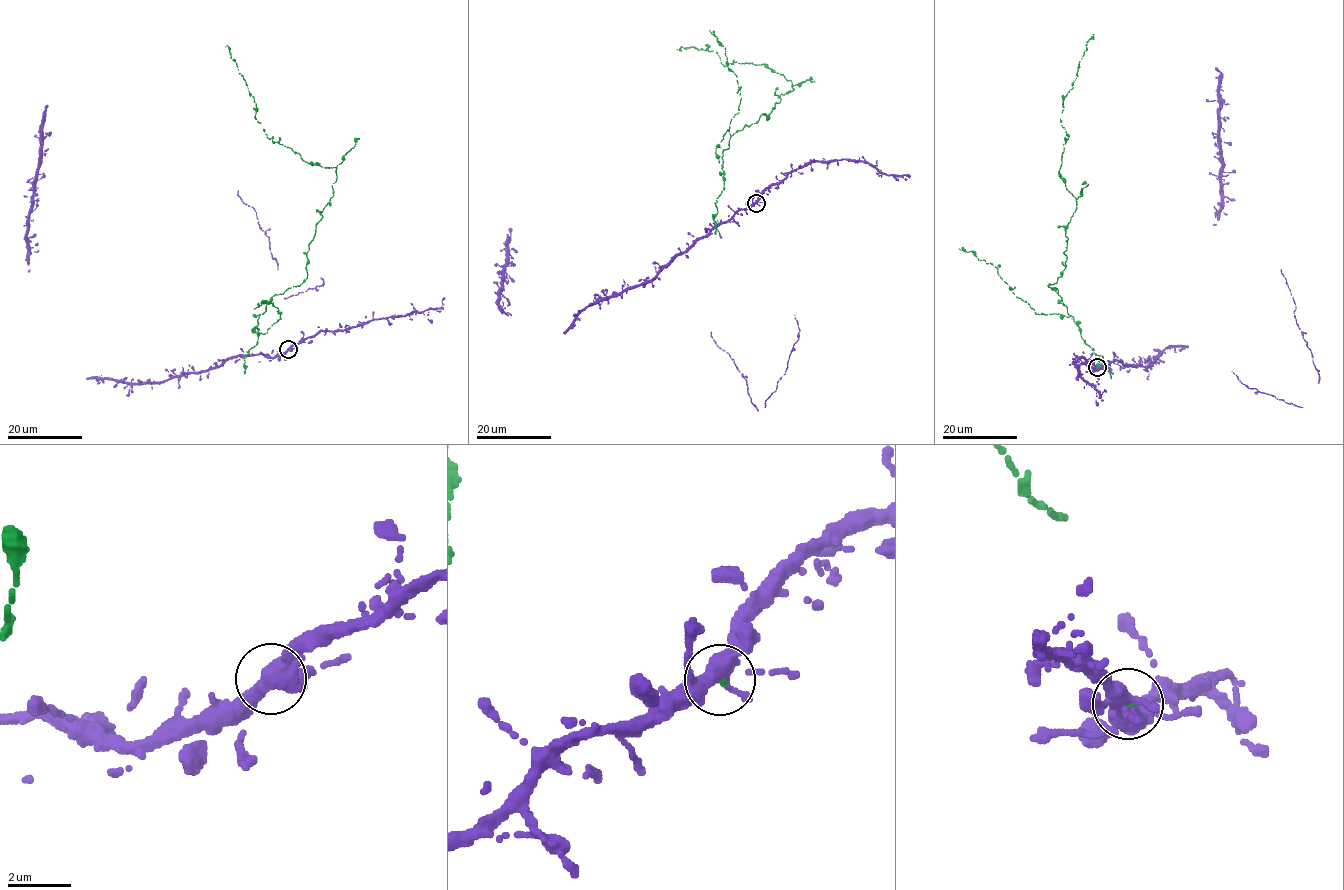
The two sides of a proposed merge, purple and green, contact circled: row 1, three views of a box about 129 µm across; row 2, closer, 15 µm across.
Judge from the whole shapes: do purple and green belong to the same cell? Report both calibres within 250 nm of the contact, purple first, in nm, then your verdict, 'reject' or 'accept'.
360/110 nm | accept

